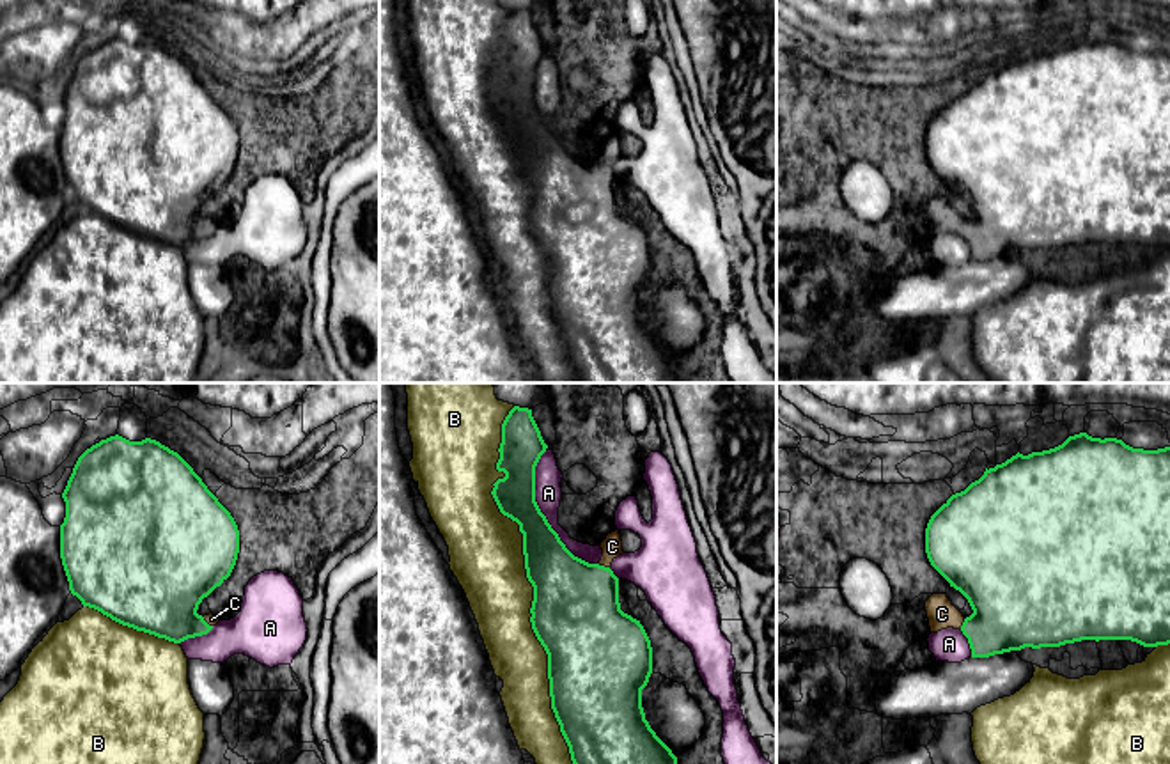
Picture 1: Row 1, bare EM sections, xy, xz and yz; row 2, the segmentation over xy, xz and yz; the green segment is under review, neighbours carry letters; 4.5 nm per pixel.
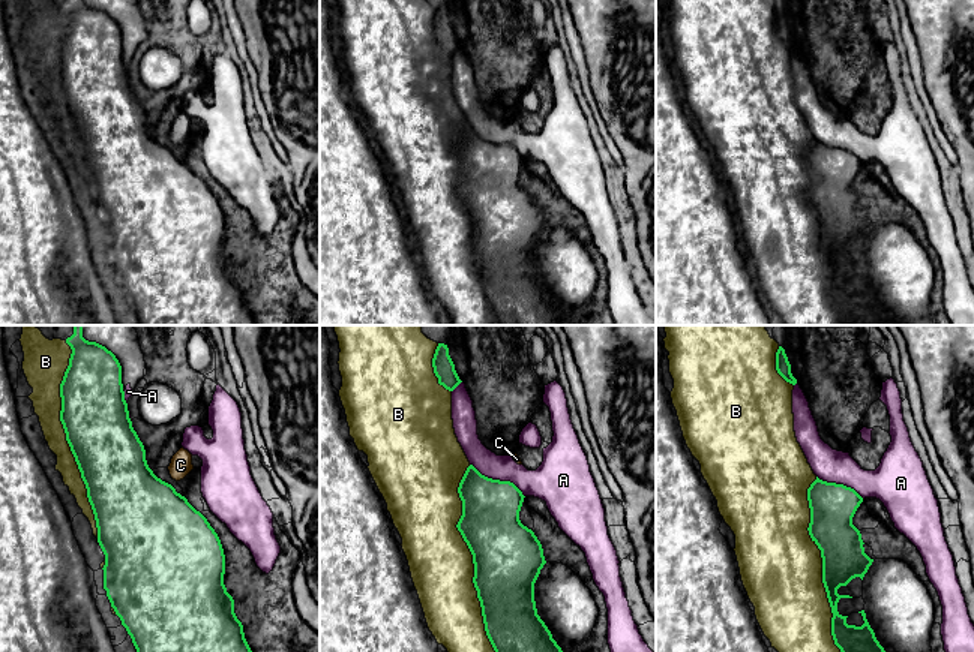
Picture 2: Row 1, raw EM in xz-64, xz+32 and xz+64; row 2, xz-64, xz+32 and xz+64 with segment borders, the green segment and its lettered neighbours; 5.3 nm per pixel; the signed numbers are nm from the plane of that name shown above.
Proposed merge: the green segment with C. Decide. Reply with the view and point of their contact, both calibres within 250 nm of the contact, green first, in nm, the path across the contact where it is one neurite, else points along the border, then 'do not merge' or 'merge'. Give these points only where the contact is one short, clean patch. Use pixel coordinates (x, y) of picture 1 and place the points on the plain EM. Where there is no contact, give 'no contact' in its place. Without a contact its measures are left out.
xz (603, 169) | 400/100 nm | across xz (575, 215), (592, 192), (603, 169), (612, 149) | merge

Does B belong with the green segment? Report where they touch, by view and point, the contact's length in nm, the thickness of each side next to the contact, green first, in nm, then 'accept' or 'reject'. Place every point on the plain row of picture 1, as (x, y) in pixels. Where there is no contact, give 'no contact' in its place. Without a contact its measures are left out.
xz (534, 192) | 1700 nm | 400/320 nm | reject

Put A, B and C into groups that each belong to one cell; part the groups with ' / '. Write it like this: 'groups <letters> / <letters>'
groups A / B / C

